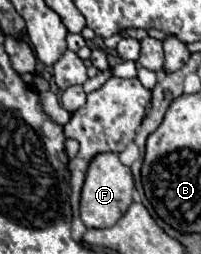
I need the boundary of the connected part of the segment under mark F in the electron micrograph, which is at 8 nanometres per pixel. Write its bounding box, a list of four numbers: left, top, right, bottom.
[81,153,133,227]

